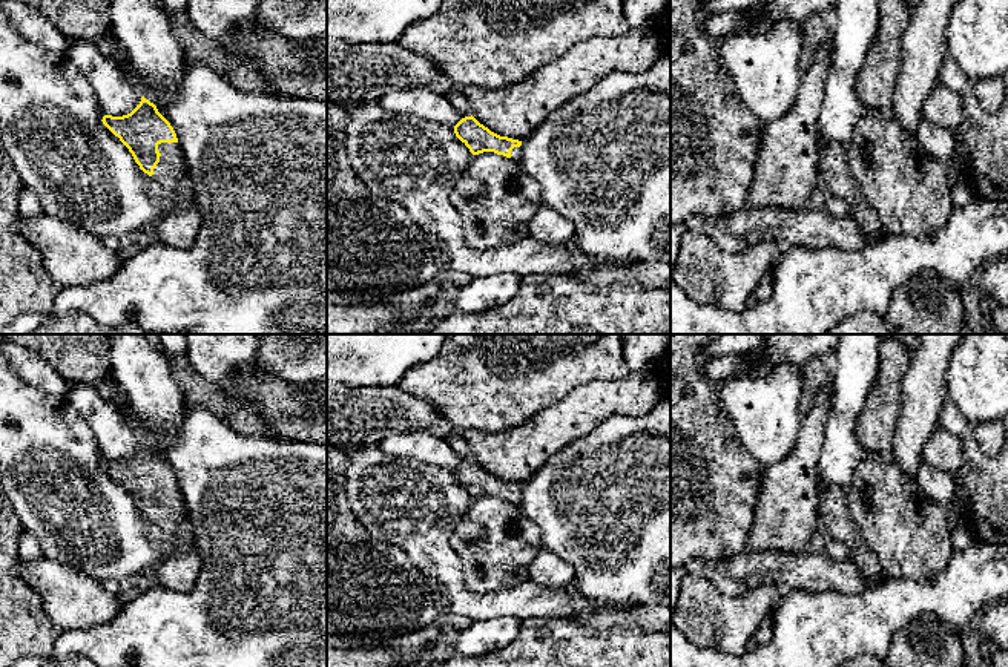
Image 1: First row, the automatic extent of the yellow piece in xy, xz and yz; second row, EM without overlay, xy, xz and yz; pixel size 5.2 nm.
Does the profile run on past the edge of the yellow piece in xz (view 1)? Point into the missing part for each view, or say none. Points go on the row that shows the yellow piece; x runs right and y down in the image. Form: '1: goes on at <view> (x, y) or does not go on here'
1: goes on at xz (516, 152)

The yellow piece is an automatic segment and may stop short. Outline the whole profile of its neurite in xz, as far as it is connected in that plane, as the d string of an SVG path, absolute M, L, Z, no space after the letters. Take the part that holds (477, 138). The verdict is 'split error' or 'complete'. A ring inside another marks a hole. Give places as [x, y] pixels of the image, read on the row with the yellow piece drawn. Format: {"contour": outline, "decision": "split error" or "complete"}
{"contour": "M473 115L462 118L454 126L456 136L469 149L473 155L494 152L519 161L523 156L522 141L500 136L480 124Z", "decision": "split error"}

